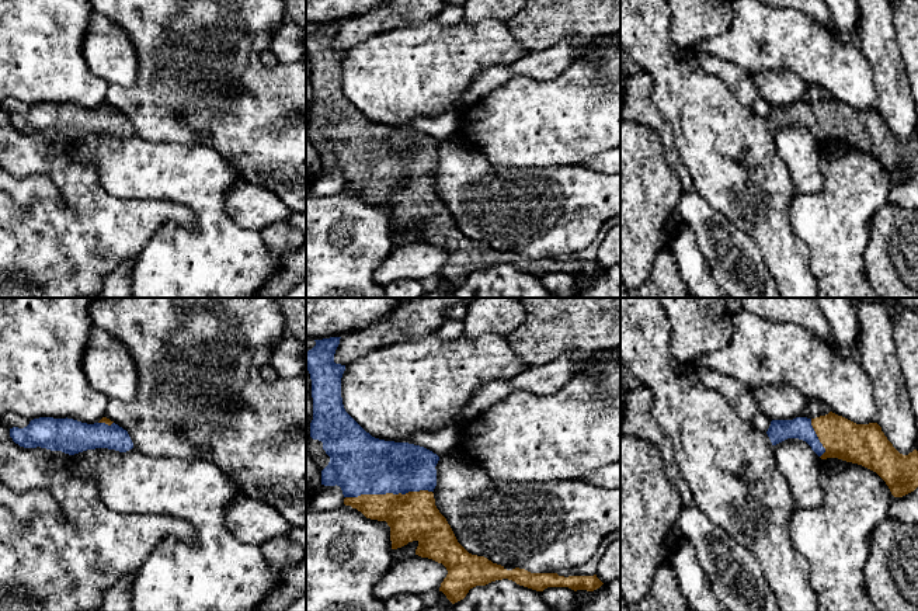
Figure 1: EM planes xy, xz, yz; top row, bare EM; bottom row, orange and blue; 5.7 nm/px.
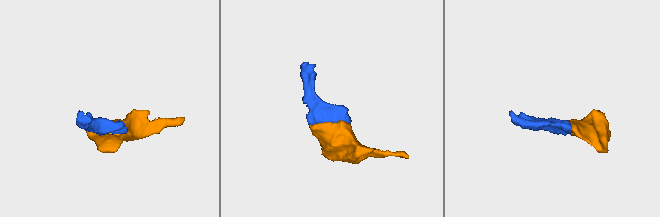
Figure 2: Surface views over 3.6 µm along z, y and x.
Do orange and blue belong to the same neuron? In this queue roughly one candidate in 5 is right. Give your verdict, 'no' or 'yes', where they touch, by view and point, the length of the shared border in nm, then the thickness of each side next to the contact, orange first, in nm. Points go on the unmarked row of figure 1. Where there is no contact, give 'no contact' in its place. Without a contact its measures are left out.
yes; meets orange in xz at (388, 179); contact 500 nm long; 280 nm thick on the orange side, 360 nm on the other

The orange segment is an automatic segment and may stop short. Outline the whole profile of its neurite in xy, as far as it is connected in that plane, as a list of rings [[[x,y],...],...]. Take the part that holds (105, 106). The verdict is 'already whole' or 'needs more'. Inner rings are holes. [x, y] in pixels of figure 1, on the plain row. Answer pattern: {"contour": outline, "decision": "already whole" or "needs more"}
{"contour": [[[39,103],[24,114],[10,114],[10,122],[24,133],[46,133],[74,140],[87,135],[108,133],[126,138],[133,128],[126,115],[107,103],[87,110],[73,104]]], "decision": "needs more"}

